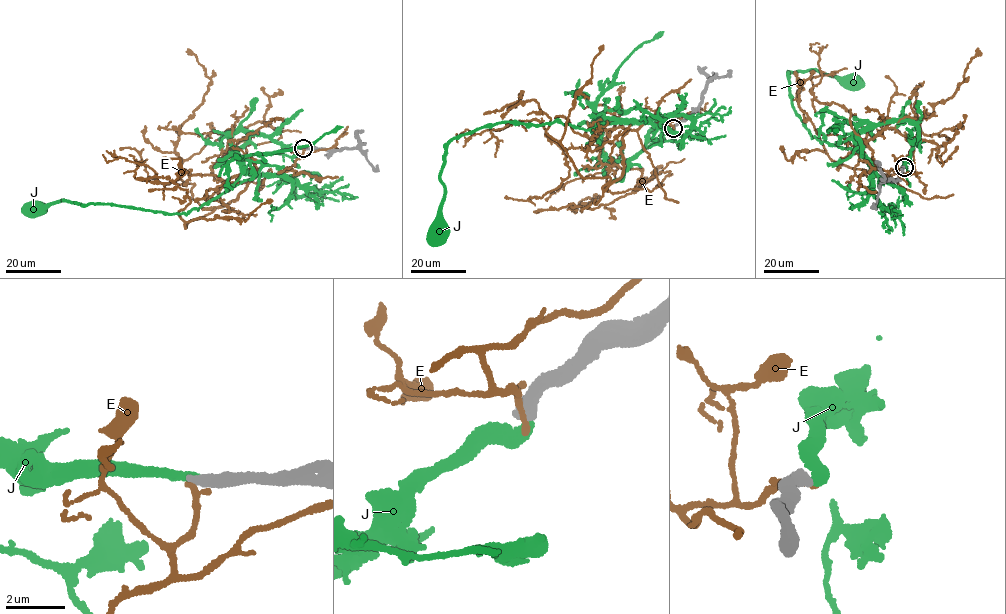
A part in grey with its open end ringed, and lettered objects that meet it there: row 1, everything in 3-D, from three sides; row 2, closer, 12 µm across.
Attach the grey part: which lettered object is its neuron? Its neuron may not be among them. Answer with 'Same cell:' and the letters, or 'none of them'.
Same cell: J

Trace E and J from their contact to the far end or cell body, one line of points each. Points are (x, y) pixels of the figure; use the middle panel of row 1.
E: (673, 127), (627, 131), (603, 189), (610, 177), (584, 178), (535, 101), (521, 92), (507, 110)
J: (674, 129), (613, 161), (604, 118), (617, 122), (458, 135), (436, 231)

